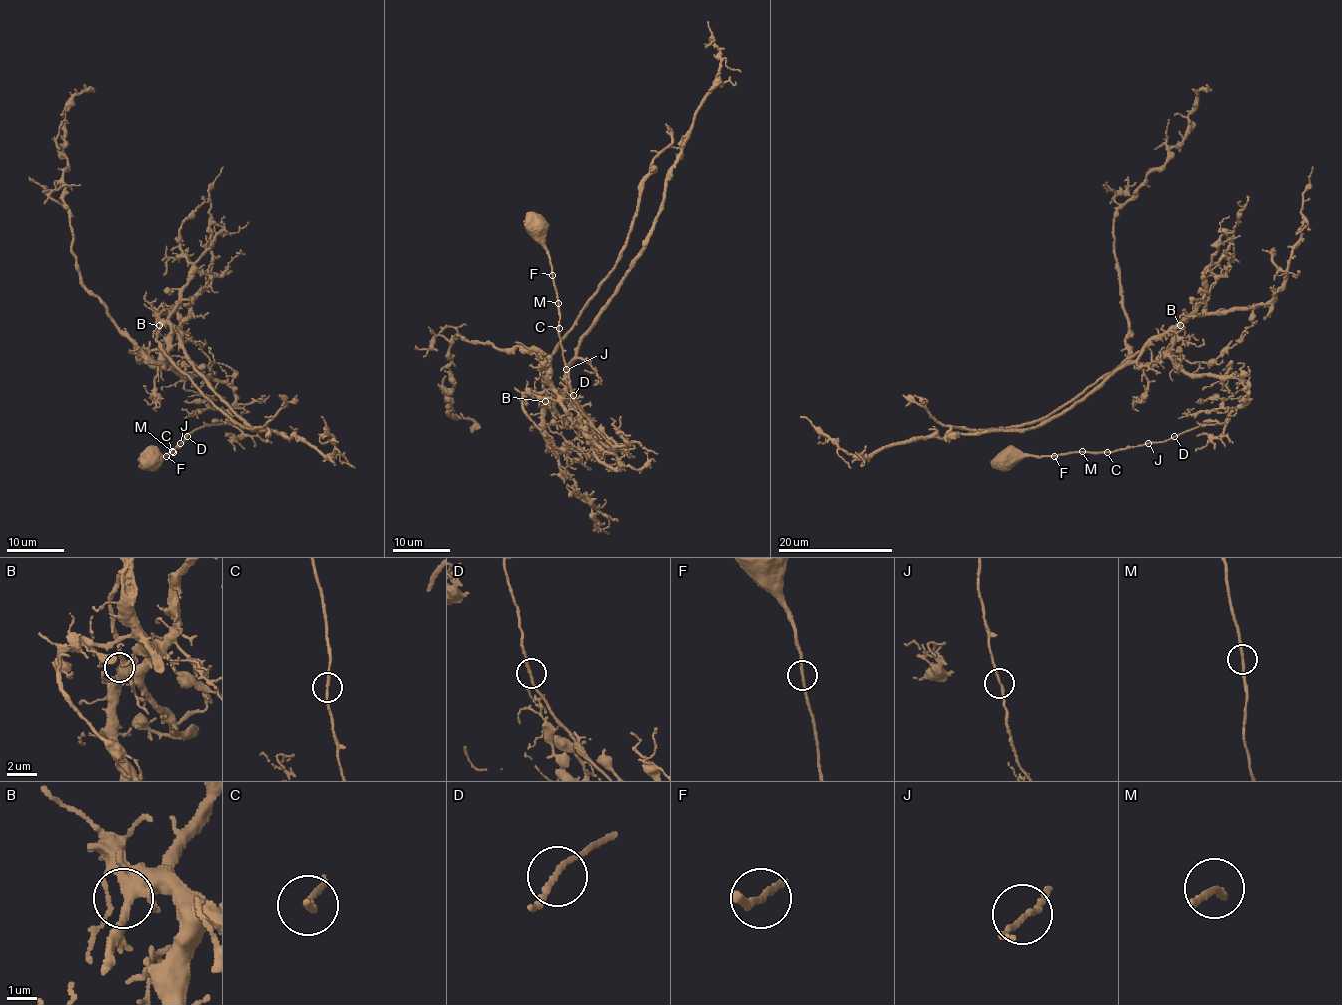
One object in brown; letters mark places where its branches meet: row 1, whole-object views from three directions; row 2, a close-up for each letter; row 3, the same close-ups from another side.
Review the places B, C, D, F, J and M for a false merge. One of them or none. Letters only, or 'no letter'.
no letter

